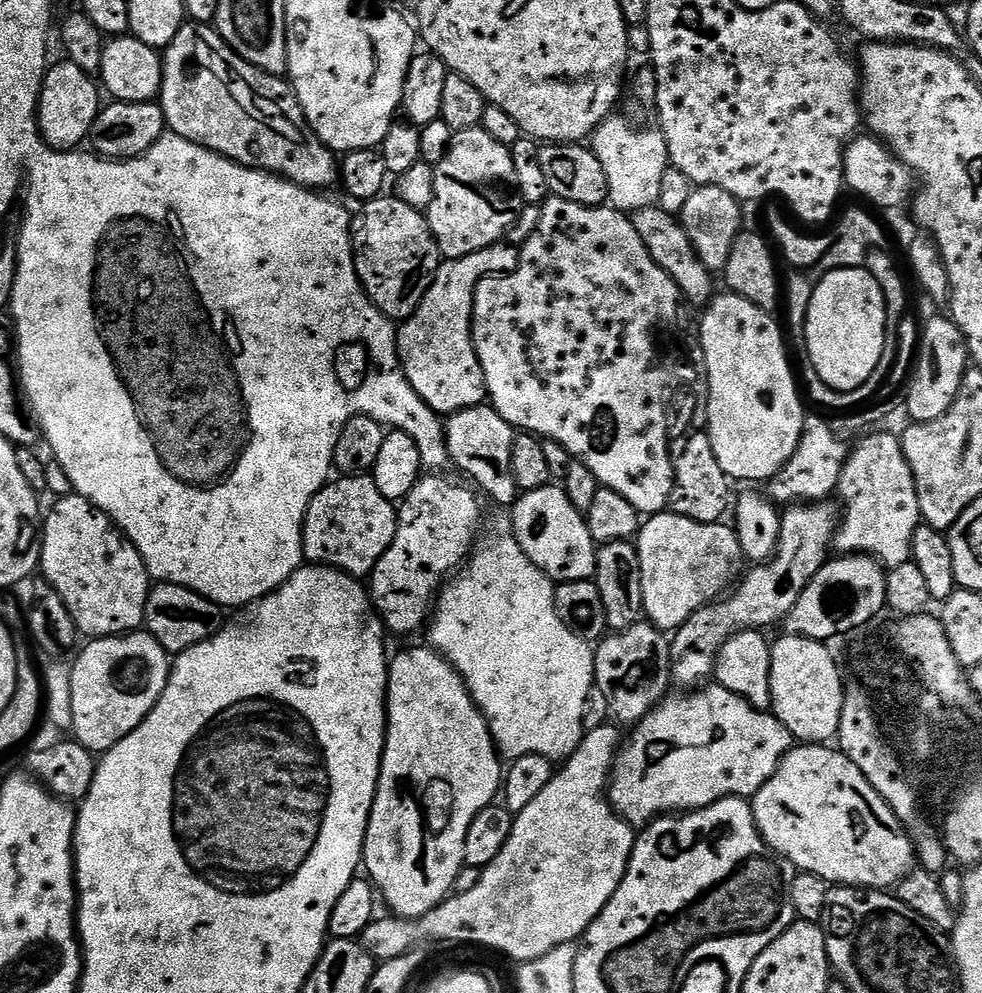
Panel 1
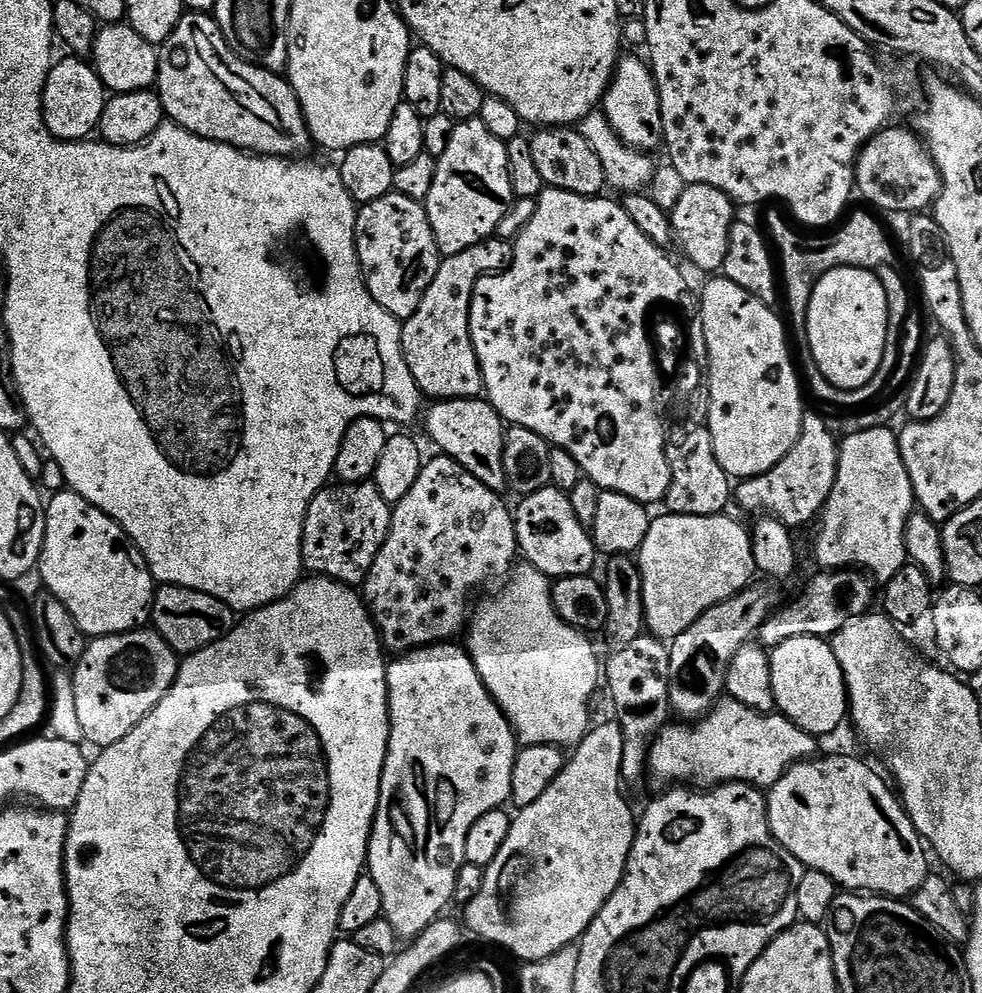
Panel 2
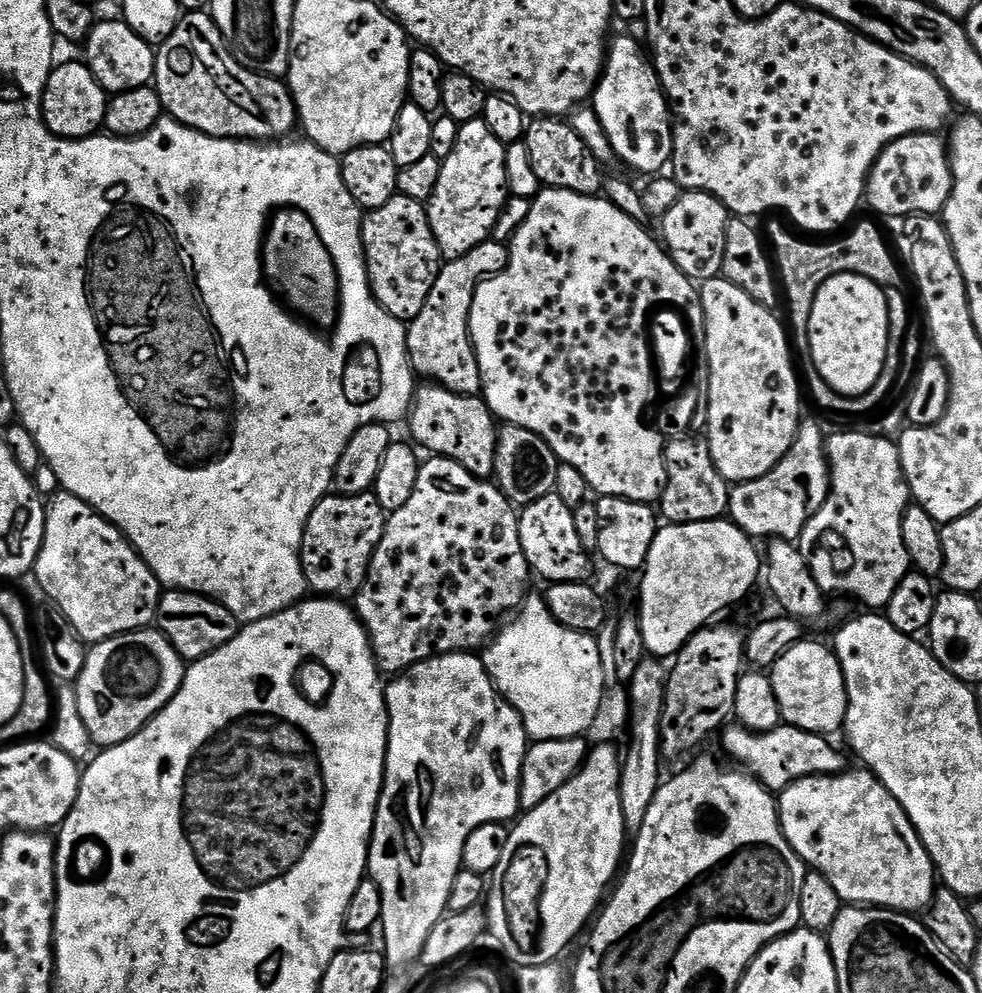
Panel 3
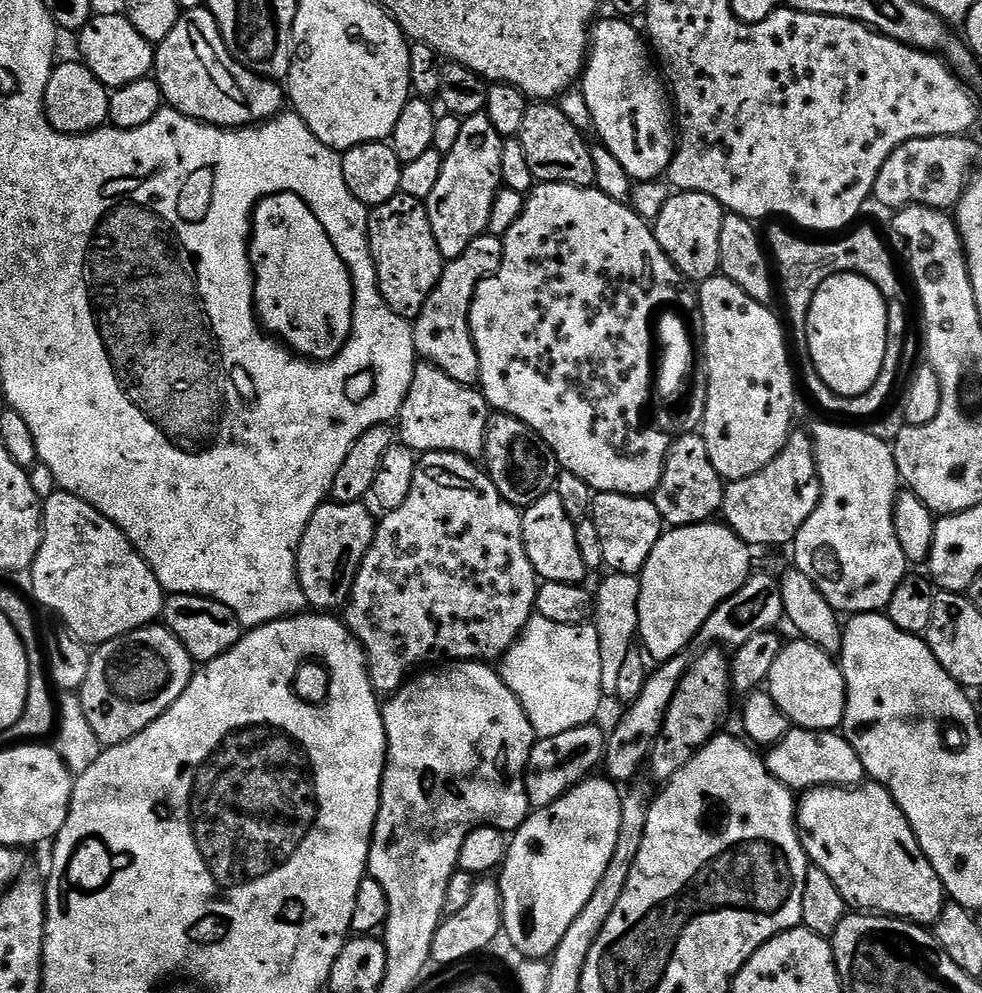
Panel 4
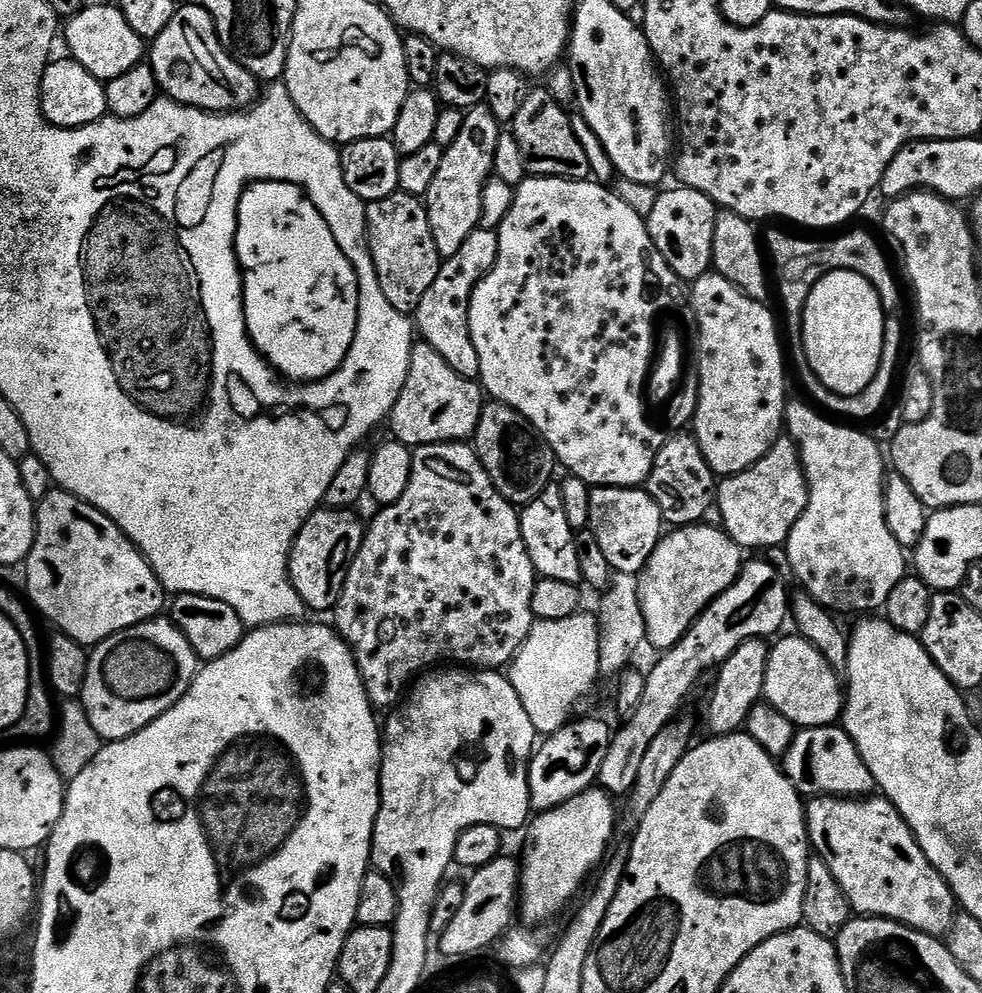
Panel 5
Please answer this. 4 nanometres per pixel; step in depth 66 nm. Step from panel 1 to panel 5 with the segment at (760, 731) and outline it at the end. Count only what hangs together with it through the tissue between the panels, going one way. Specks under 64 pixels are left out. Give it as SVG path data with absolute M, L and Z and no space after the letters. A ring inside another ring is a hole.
M840 726L827 728L801 728L792 739L792 745L782 757L784 773L792 779L792 784L800 791L801 797L838 796L841 798L864 798L873 791L874 781L866 762L862 762L862 754L858 754L858 746L849 738Z

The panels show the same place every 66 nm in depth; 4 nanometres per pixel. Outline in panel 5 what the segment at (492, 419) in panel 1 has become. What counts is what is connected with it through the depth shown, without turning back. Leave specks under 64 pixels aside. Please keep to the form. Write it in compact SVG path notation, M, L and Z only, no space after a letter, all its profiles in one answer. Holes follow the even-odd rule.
M413 343L408 377L398 402L392 408L391 435L401 444L409 446L471 441L476 435L476 427L480 422L480 416L484 413L485 403L486 393L476 380L467 380L462 374L458 374L458 370L454 370L454 366L450 366L450 362L446 362L446 358L442 358L442 354L438 354L438 350L434 350L428 344Z

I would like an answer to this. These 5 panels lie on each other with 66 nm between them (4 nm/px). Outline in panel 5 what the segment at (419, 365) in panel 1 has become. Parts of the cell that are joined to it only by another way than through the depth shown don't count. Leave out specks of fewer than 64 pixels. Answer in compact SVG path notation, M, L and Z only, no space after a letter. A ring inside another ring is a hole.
M481 226L462 242L462 250L458 254L447 257L441 263L438 278L434 278L434 286L426 290L422 302L414 313L414 324L422 335L423 343L428 344L458 374L462 374L467 380L476 380L480 375L480 363L478 362L478 350L474 350L474 342L468 325L468 311L472 295L481 280L492 271L496 259L500 253L500 238L495 231L487 232L487 227Z

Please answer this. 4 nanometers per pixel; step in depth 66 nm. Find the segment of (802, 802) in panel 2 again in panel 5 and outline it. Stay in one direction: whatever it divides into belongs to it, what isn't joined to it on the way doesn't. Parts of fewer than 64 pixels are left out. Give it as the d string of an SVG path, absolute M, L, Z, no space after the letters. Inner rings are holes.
M817 796L809 799L806 804L806 815L808 818L808 838L815 855L826 862L826 866L834 874L838 886L846 894L848 903L852 906L853 913L860 916L882 916L885 920L897 920L899 924L904 924L908 928L913 928L919 932L925 932L928 936L937 938L943 937L952 928L952 921L958 915L958 905L952 891L948 889L948 883L940 877L940 871L926 858L926 854L920 849L920 843L916 840L916 835L910 830L910 826L900 816L896 809L886 798L872 800L873 798L841 798L838 796Z

